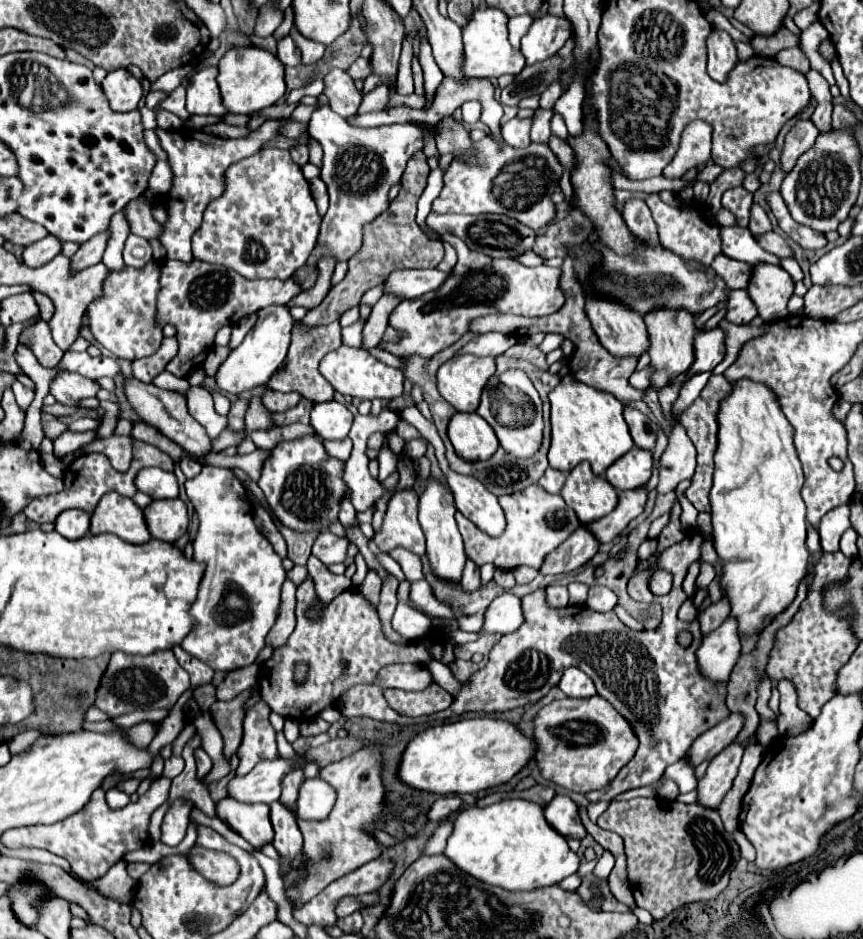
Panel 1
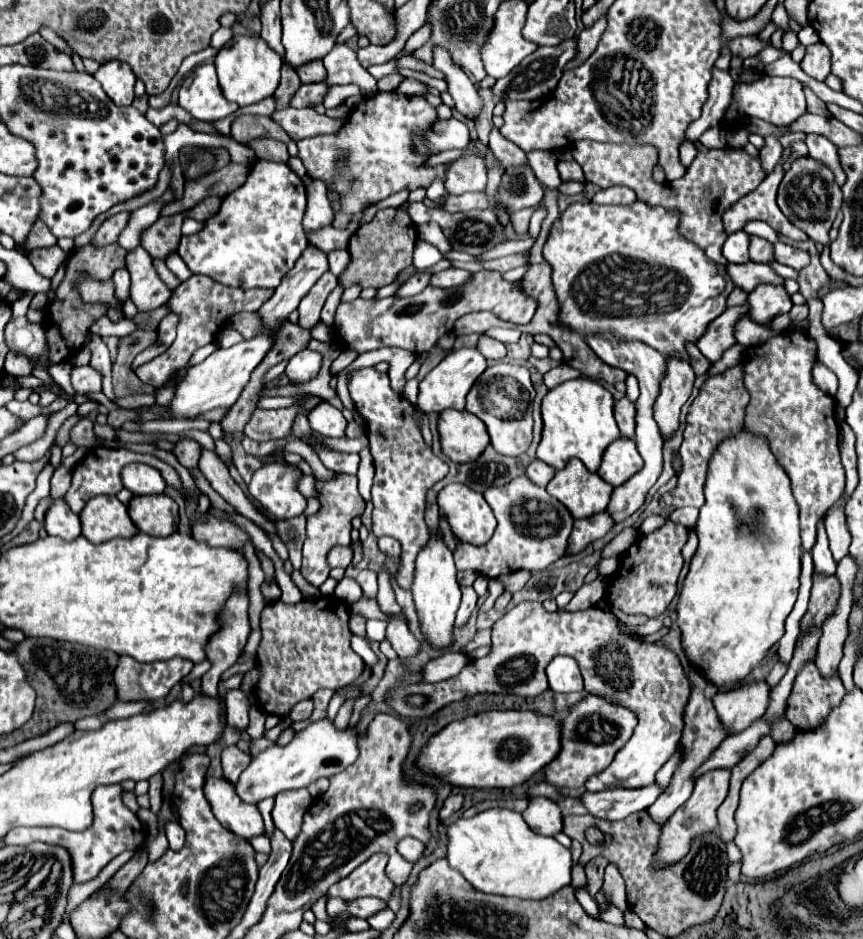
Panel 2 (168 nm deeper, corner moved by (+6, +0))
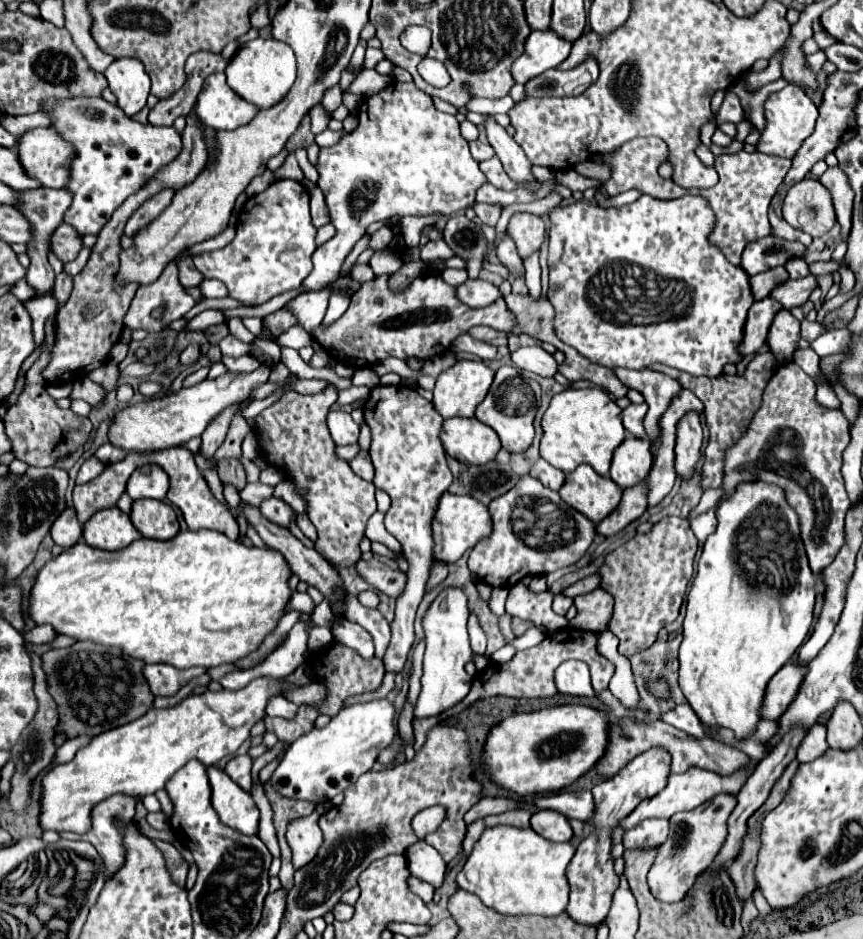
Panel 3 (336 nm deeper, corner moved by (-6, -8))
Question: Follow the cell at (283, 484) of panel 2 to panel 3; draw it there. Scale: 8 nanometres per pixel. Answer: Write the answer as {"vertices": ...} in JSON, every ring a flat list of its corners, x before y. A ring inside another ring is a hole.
{"vertices":[[277,497,265,499,265,501,259,505,259,509,261,509,261,513,263,513,269,521,273,521,273,523,277,523,277,525,283,525,283,527,287,527,289,521,297,515,297,513,293,511,293,507,289,507,285,501,281,501,281,499,277,499]]}

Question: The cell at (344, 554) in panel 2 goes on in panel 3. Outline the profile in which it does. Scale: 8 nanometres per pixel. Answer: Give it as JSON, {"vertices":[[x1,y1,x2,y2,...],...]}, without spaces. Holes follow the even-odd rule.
{"vertices":[[371,559,371,561,357,561,355,563,357,573,375,589,391,595,391,597,399,597,403,587,405,587,405,573,403,571,395,571,391,567,387,567,385,563,381,563,379,559]]}

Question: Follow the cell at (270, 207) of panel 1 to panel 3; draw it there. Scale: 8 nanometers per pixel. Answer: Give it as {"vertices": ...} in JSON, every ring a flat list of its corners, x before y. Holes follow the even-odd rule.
{"vertices":[[281,179,281,181,271,183,263,193,247,199,247,203,239,215,239,221,237,221,235,239,227,247,219,249,219,251,199,253,197,257,193,257,193,263,203,273,203,277,223,281,233,299,237,299,245,305,261,305,281,293,299,289,301,281,309,275,309,269,313,269,311,255,315,251,315,233,317,233,317,229,313,227,311,215,309,215,307,189,299,181]]}

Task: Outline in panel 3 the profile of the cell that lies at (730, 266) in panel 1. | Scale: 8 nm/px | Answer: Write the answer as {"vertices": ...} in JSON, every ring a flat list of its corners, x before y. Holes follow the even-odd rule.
{"vertices":[[813,275,799,277,799,279,787,279,773,287,771,297,777,299,785,309,793,309,793,307,801,307,809,299,815,287,817,287,817,281]]}

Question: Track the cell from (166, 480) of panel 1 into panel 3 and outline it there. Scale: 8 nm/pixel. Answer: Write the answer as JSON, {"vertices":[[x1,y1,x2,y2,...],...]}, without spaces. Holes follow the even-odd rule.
{"vertices":[[143,465,139,467,129,483,127,483,127,493,131,499,165,499,165,493,169,491,169,477,159,465]]}

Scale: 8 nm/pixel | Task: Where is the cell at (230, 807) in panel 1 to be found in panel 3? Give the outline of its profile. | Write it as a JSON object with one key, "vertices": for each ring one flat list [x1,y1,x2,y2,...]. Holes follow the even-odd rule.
{"vertices":[[209,767,211,803,219,819,243,835,257,835,259,813,253,797,217,767]]}

